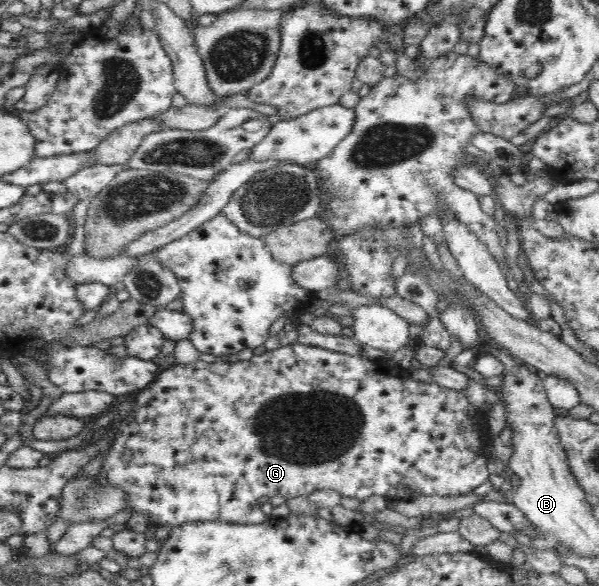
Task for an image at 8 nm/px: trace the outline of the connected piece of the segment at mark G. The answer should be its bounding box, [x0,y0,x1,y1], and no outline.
[98,342,491,528]

